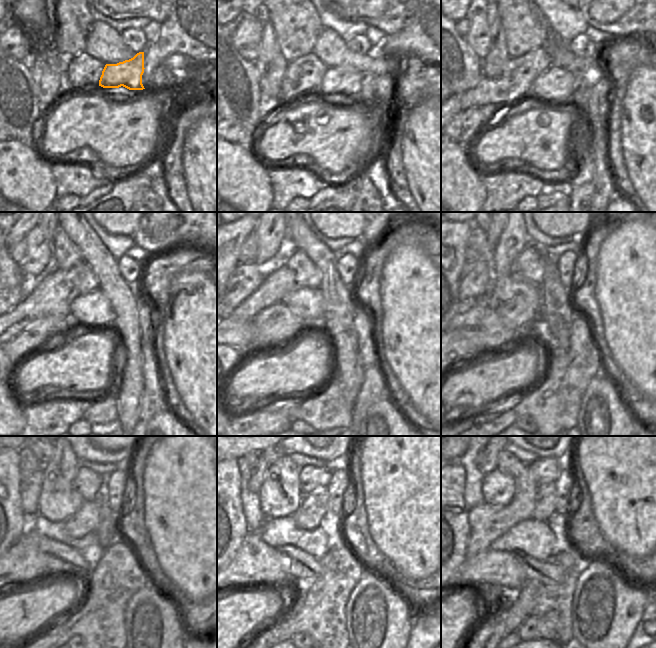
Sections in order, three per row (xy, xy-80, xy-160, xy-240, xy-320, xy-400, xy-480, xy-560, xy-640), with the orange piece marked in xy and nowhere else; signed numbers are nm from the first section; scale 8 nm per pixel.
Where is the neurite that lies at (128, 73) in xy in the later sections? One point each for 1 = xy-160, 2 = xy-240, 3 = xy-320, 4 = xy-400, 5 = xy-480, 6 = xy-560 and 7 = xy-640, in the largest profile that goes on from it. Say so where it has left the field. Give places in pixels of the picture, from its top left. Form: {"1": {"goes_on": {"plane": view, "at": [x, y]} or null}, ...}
{"1": {"goes_on": {"plane": "xy-160", "at": [556, 84]}}, "2": {"goes_on": {"plane": "xy-240", "at": [93, 309]}}, "3": {"goes_on": {"plane": "xy-320", "at": [307, 303]}}, "4": {"goes_on": {"plane": "xy-400", "at": [503, 287]}}, "5": {"goes_on": {"plane": "xy-480", "at": [58, 500]}}, "6": {"goes_on": {"plane": "xy-560", "at": [280, 495]}}, "7": {"goes_on": {"plane": "xy-640", "at": [498, 488]}}}

